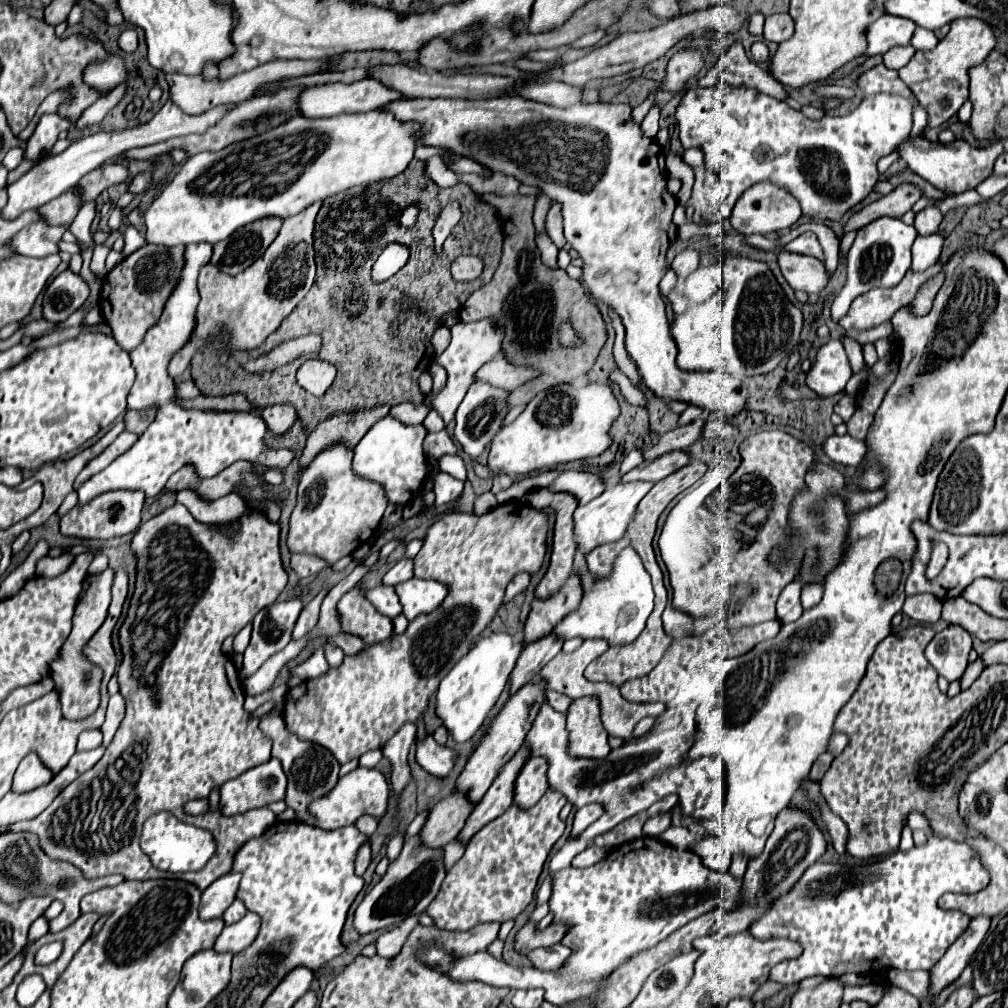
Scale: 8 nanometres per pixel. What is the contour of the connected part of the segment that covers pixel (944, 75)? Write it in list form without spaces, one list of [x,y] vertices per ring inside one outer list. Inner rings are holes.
[[[961,18],[953,20],[947,36],[939,40],[935,48],[917,50],[907,66],[899,70],[901,80],[911,88],[919,104],[929,112],[929,128],[937,128],[959,112],[963,102],[969,96],[969,76],[967,70],[975,64],[981,64],[989,52],[995,48],[993,28],[979,18]]]

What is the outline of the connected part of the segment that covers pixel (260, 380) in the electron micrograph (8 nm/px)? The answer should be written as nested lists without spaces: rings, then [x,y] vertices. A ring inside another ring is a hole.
[[[413,160],[407,168],[407,172],[403,172],[403,176],[395,176],[391,180],[381,180],[375,184],[367,184],[367,186],[355,186],[349,188],[347,192],[339,192],[335,196],[329,196],[319,214],[317,214],[317,224],[315,224],[315,262],[317,262],[317,276],[315,276],[315,284],[311,288],[311,292],[307,292],[307,296],[295,306],[295,312],[291,312],[281,324],[279,328],[269,336],[269,340],[251,350],[251,352],[229,352],[223,350],[223,346],[217,346],[217,340],[213,340],[211,344],[207,344],[203,350],[195,352],[195,358],[191,360],[191,376],[193,382],[197,384],[197,388],[201,392],[213,392],[213,396],[227,396],[227,394],[245,394],[253,404],[293,404],[299,412],[299,418],[303,422],[303,428],[307,432],[311,432],[321,420],[325,420],[327,416],[333,416],[341,410],[355,410],[355,408],[371,408],[375,404],[401,404],[401,402],[413,402],[419,404],[425,400],[425,396],[419,392],[419,384],[417,378],[421,376],[423,370],[427,370],[429,366],[429,358],[433,360],[433,346],[429,342],[431,334],[439,328],[439,318],[451,310],[459,310],[461,304],[481,286],[485,286],[497,264],[501,258],[501,246],[503,246],[503,230],[501,230],[501,218],[497,214],[497,210],[487,204],[479,194],[475,194],[471,190],[469,184],[455,184],[451,188],[439,188],[427,174],[425,174],[425,162],[423,160]],[[449,200],[457,200],[463,208],[463,216],[461,222],[455,226],[453,234],[445,240],[443,244],[443,252],[437,256],[435,254],[435,246],[433,246],[433,236],[431,236],[431,228],[441,212],[441,208],[449,202]],[[415,204],[419,208],[419,216],[415,226],[405,228],[399,222],[401,212],[409,206]],[[343,224],[351,224],[351,226],[371,226],[371,234],[365,236],[363,232],[355,230],[355,232],[347,232],[341,230],[339,226]],[[389,244],[405,244],[411,250],[409,262],[401,268],[401,272],[397,272],[395,276],[383,280],[383,282],[375,282],[371,278],[371,266],[375,264],[375,260],[379,258],[379,254],[383,252],[383,248],[387,248]],[[461,254],[473,254],[479,256],[483,260],[485,266],[485,274],[477,276],[471,282],[455,282],[451,278],[449,266],[451,262],[461,256]],[[403,296],[415,298],[417,310],[407,312],[405,318],[395,316],[395,302]],[[303,334],[319,334],[321,336],[321,348],[319,352],[313,352],[309,356],[301,356],[293,362],[289,362],[283,368],[271,370],[271,372],[257,372],[257,374],[249,374],[243,370],[243,362],[247,362],[249,358],[255,358],[259,354],[269,352],[273,346],[303,336]],[[309,358],[317,358],[317,360],[329,360],[335,368],[337,368],[337,378],[331,384],[331,388],[327,390],[325,396],[315,398],[309,392],[305,392],[297,380],[295,380],[295,372],[297,368],[309,360]]]

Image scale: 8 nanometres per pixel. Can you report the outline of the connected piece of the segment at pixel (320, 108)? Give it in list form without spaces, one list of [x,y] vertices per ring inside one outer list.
[[[367,78],[361,82],[353,84],[323,84],[323,86],[311,86],[307,88],[301,98],[299,98],[299,108],[305,118],[327,118],[327,116],[337,116],[341,112],[369,112],[383,108],[395,100],[409,100],[401,92],[395,92],[393,88],[381,84],[379,80]]]

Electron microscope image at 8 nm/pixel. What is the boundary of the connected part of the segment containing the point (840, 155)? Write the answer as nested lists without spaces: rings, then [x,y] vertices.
[[[723,84],[711,88],[689,88],[675,112],[683,148],[699,148],[705,154],[705,170],[729,182],[727,206],[721,210],[721,218],[729,218],[733,204],[751,184],[757,184],[759,180],[771,180],[781,188],[787,188],[801,202],[803,214],[817,220],[839,220],[873,190],[879,180],[877,162],[897,150],[899,144],[907,140],[913,126],[913,106],[903,96],[867,96],[849,116],[825,116],[823,120],[809,120],[801,112],[789,108],[787,104],[781,104],[771,96],[757,96],[759,92],[749,86]]]

